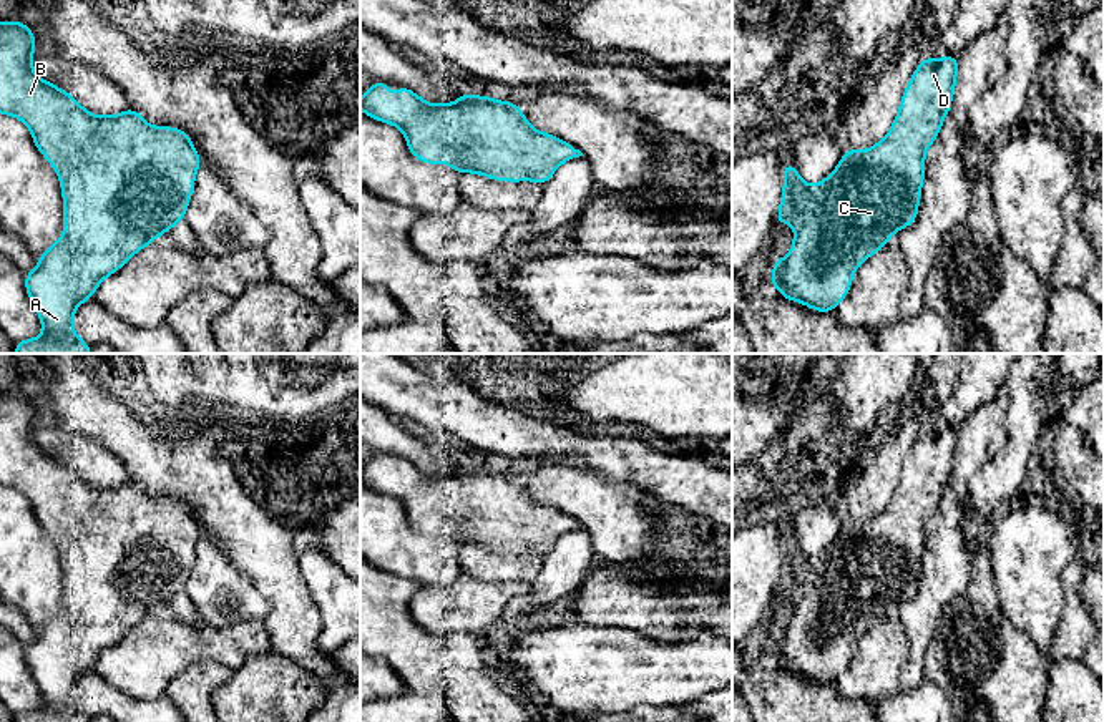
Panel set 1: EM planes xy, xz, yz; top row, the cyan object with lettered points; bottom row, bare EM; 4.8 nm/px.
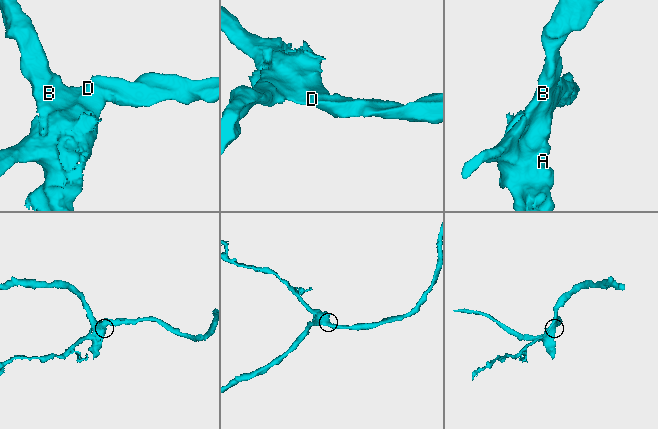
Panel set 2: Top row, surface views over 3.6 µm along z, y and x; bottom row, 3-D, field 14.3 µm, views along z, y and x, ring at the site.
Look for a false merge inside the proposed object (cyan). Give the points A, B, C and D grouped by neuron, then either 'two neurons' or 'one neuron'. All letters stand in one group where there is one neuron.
A B C D; one neuron

